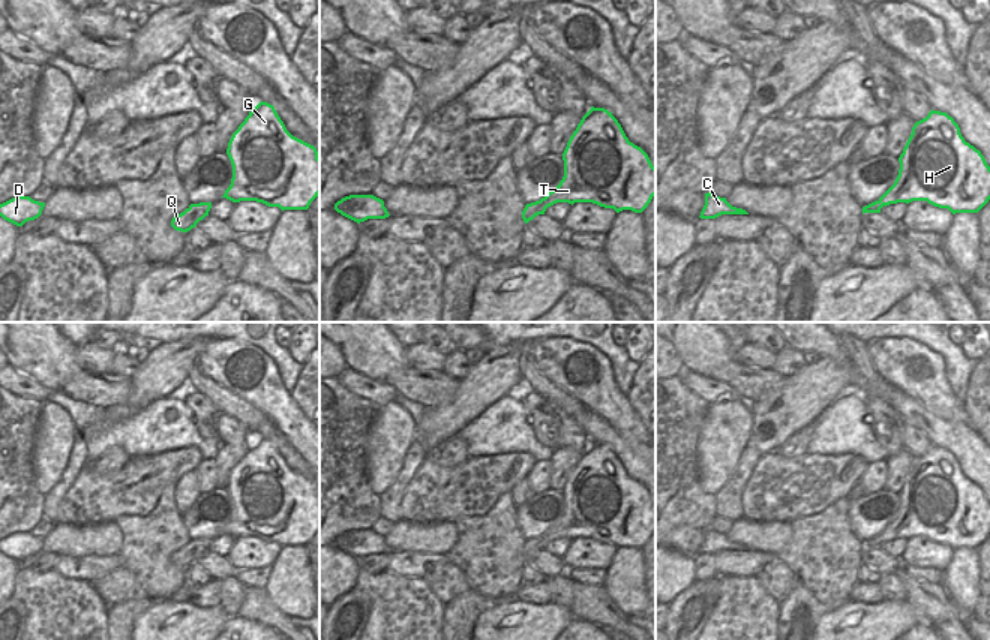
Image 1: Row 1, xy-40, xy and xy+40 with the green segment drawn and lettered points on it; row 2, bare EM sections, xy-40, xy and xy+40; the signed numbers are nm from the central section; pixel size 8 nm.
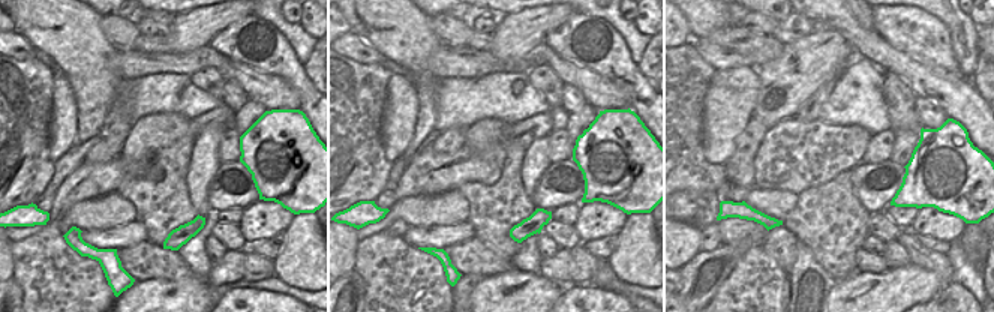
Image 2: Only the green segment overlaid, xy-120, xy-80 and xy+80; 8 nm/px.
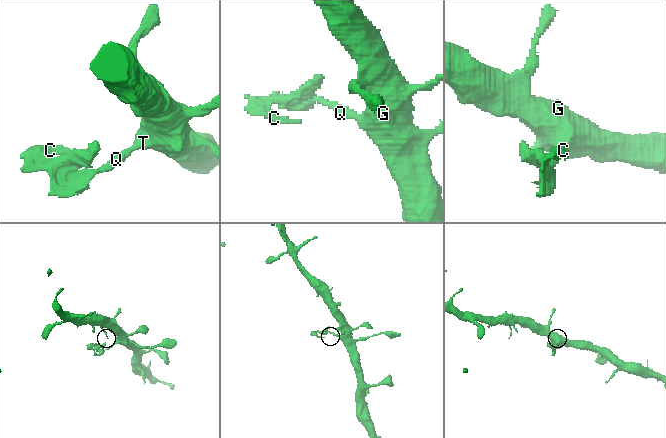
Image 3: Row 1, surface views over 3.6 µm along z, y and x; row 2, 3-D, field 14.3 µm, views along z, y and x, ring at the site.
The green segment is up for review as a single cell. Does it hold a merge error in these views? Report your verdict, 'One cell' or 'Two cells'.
Two cells.

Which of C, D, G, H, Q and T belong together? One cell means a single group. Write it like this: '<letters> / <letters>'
C D Q / G H T

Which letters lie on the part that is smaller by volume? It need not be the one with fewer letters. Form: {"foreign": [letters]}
{"foreign": ["C", "D", "Q"]}

